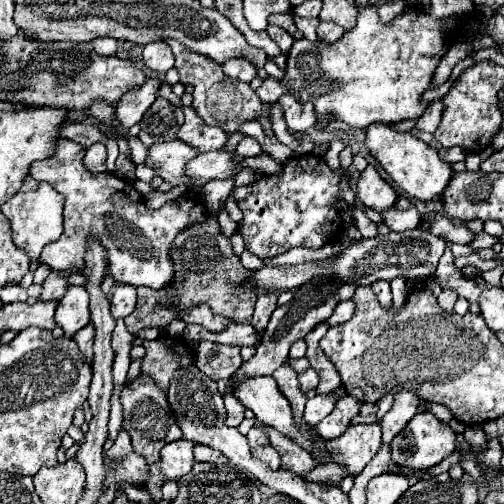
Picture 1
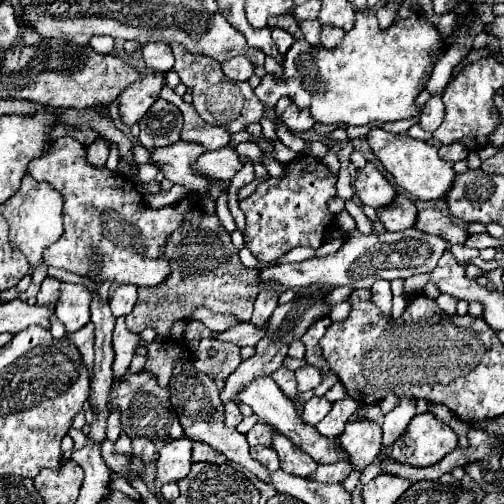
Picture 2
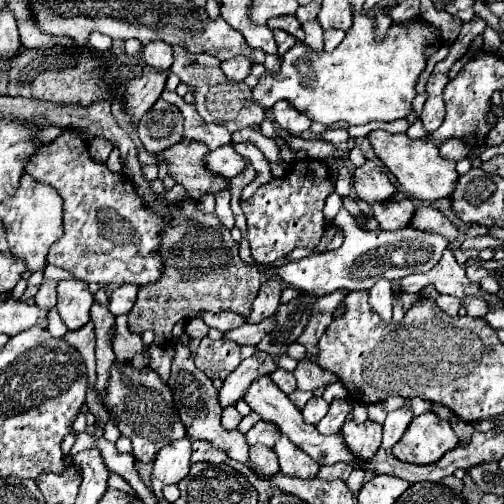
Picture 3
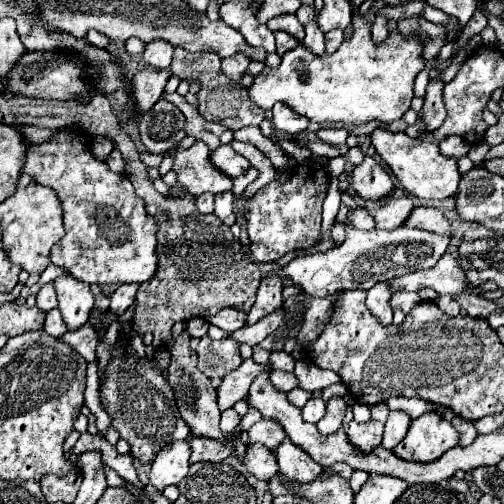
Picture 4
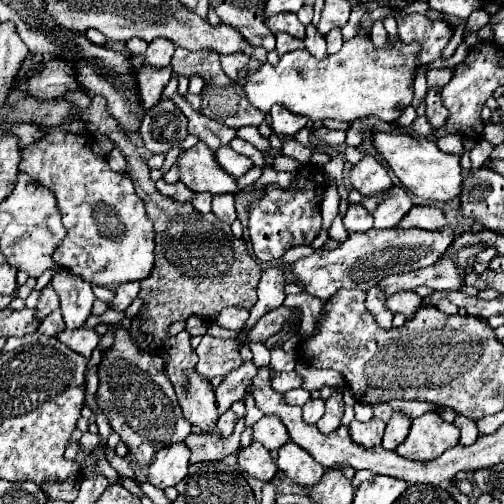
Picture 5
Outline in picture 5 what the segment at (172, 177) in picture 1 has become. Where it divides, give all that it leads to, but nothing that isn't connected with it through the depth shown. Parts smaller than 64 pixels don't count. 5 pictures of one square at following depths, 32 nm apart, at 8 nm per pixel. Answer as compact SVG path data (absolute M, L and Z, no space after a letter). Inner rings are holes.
M198 142L194 148L180 152L176 164L180 170L180 182L188 186L192 192L198 192L198 194L236 192L234 176L230 176L216 164L214 152L204 142Z

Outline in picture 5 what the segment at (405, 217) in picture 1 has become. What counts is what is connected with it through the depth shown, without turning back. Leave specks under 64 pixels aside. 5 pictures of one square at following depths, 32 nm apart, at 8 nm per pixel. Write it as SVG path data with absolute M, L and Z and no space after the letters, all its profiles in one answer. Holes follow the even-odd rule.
M390 188L382 196L362 198L362 206L374 216L374 228L396 228L414 206L404 188Z

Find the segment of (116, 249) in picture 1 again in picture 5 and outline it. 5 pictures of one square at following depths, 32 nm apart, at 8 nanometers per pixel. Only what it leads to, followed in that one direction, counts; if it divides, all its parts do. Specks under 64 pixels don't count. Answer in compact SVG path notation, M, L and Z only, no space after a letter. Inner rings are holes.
M70 120L58 128L48 130L48 136L36 144L30 144L22 150L20 172L30 174L38 184L50 188L62 212L64 228L68 230L66 240L62 240L52 254L58 266L68 268L72 274L88 280L98 286L112 286L122 282L142 282L150 276L154 264L154 224L148 220L144 202L136 196L132 180L124 172L110 170L104 156L92 152L92 142L82 120Z

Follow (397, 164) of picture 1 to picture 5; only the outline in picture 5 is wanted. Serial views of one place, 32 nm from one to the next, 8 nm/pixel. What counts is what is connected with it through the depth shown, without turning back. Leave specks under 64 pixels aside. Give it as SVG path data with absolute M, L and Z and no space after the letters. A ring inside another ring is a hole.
M372 132L372 144L382 154L382 158L388 162L388 166L394 170L398 180L406 190L420 198L430 200L452 200L460 194L462 184L462 170L460 170L460 156L444 154L438 150L438 146L420 136L412 138L408 134L388 134L388 132Z

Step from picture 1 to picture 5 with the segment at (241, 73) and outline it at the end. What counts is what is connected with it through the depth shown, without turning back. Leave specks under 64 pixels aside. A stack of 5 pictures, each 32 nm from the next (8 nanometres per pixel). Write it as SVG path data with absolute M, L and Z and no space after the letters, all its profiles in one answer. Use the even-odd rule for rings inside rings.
M230 54L230 56L220 56L220 62L222 62L222 70L228 78L232 80L238 80L238 74L242 70L246 70L246 64L248 64L248 56L246 54Z

